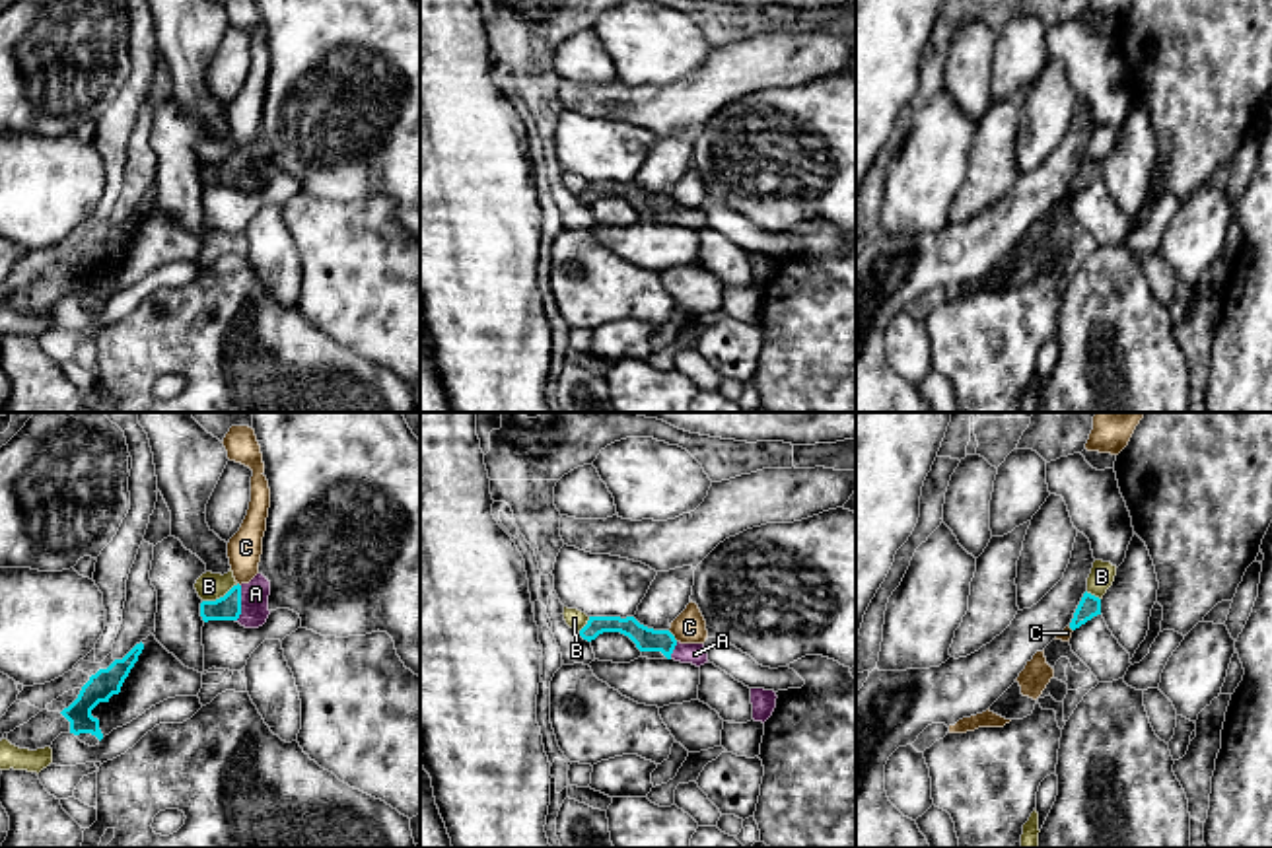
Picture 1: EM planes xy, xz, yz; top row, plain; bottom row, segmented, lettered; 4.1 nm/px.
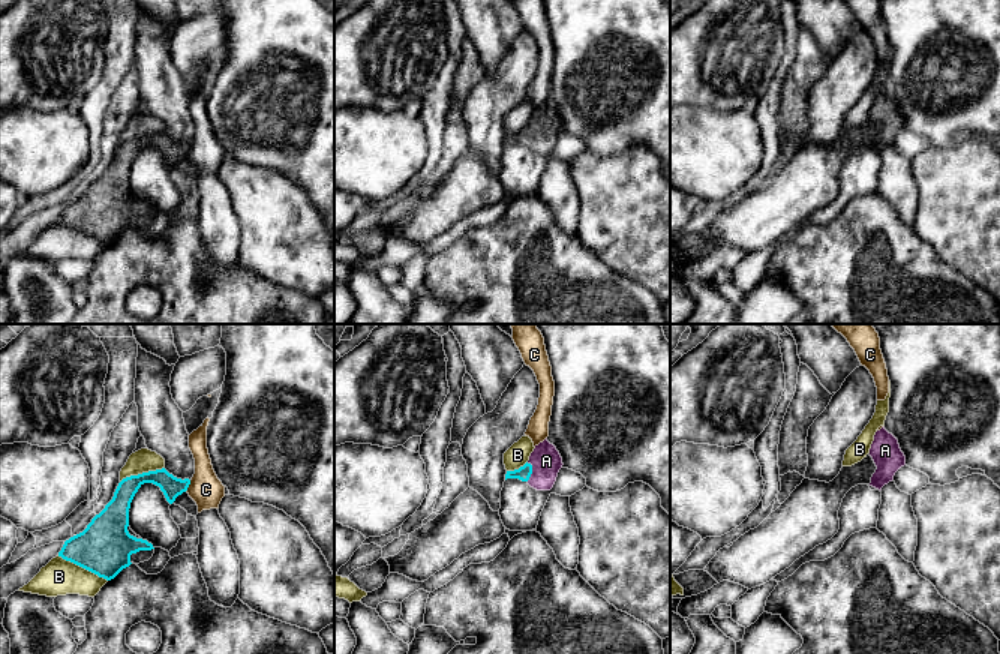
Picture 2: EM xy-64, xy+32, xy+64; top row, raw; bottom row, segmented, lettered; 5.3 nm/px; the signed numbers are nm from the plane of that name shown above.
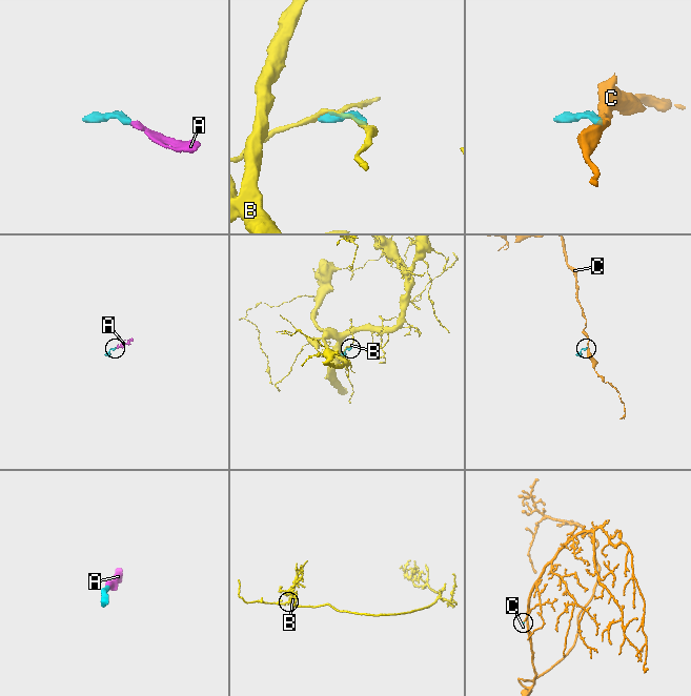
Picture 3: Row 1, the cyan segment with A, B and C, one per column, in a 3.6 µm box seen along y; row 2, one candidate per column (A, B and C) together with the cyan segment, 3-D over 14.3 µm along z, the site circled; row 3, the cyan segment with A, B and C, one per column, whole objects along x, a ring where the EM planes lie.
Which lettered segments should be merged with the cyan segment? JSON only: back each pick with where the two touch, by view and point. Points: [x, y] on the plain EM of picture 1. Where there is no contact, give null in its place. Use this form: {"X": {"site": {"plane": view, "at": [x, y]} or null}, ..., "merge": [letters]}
{"A": {"site": {"plane": "xy", "at": [240, 168]}}, "merge": ["A"]}

